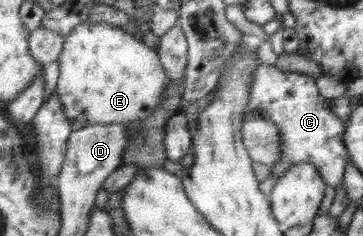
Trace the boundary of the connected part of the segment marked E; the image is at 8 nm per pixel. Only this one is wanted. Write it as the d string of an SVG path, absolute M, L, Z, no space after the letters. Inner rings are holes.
M86 21L63 38L56 93L72 130L94 124L144 121L157 110L168 82L159 54L133 35L106 22Z

